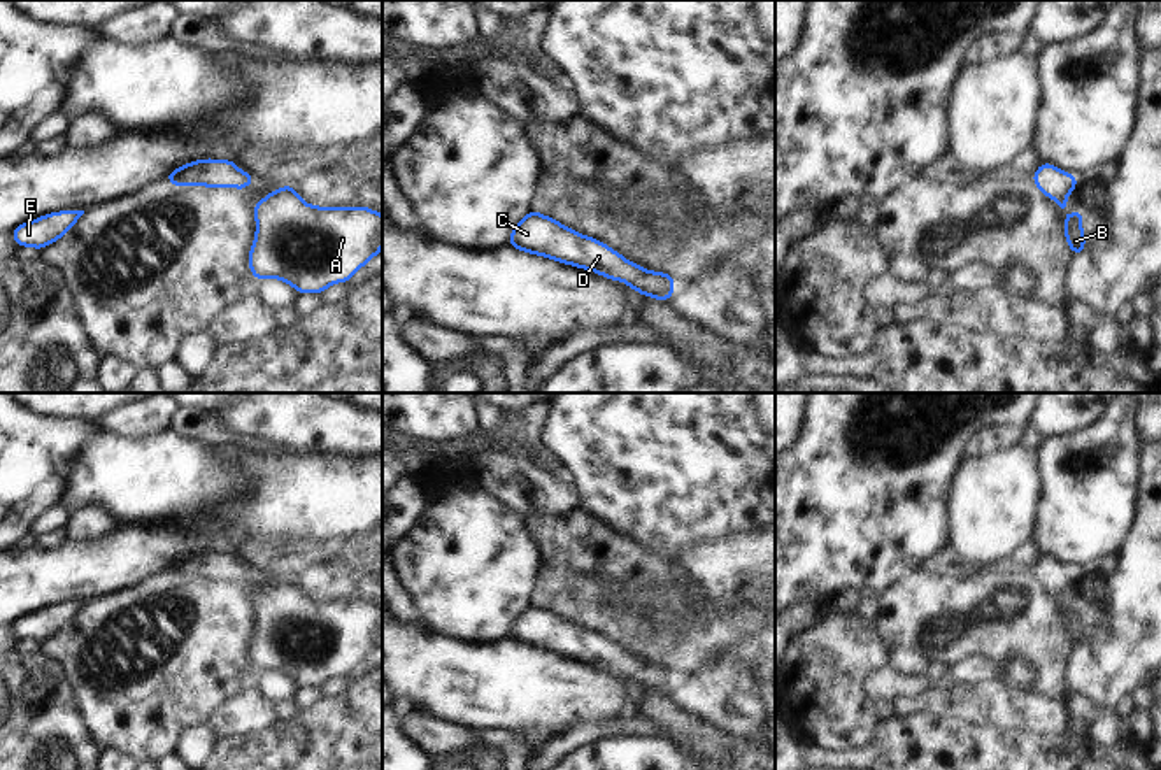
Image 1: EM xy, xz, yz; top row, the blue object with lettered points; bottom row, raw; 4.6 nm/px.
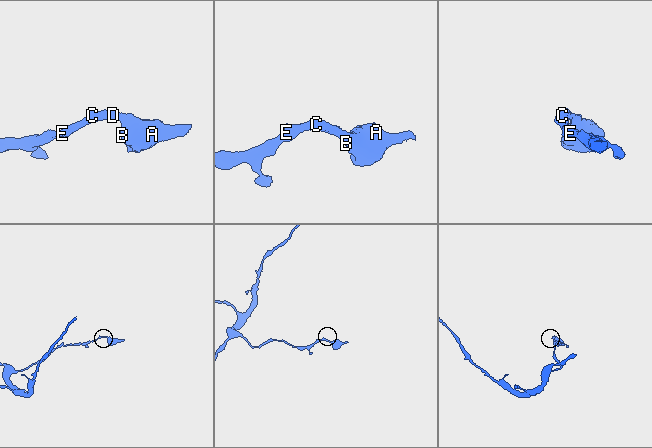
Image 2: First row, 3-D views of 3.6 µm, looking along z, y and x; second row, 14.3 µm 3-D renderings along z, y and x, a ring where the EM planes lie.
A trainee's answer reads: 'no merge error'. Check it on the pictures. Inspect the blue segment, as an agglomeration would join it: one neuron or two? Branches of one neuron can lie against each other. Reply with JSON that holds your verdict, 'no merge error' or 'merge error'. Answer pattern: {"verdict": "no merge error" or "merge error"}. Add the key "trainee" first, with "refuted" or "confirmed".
{"trainee": "confirmed", "verdict": "no merge error"}

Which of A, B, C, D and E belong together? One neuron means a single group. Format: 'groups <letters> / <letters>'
groups A B C D E

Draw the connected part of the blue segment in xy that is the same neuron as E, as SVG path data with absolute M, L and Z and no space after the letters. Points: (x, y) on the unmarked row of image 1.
M61 603L19 617L11 630L18 638L44 642L63 630L84 607L84 603Z

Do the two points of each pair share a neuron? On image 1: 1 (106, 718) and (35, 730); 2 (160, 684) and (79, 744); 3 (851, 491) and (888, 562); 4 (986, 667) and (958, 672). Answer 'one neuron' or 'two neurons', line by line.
1: two neurons
2: two neurons
3: one neuron
4: one neuron

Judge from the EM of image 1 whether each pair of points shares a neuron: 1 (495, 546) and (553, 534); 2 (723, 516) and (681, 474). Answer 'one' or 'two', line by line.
1: two
2: one

